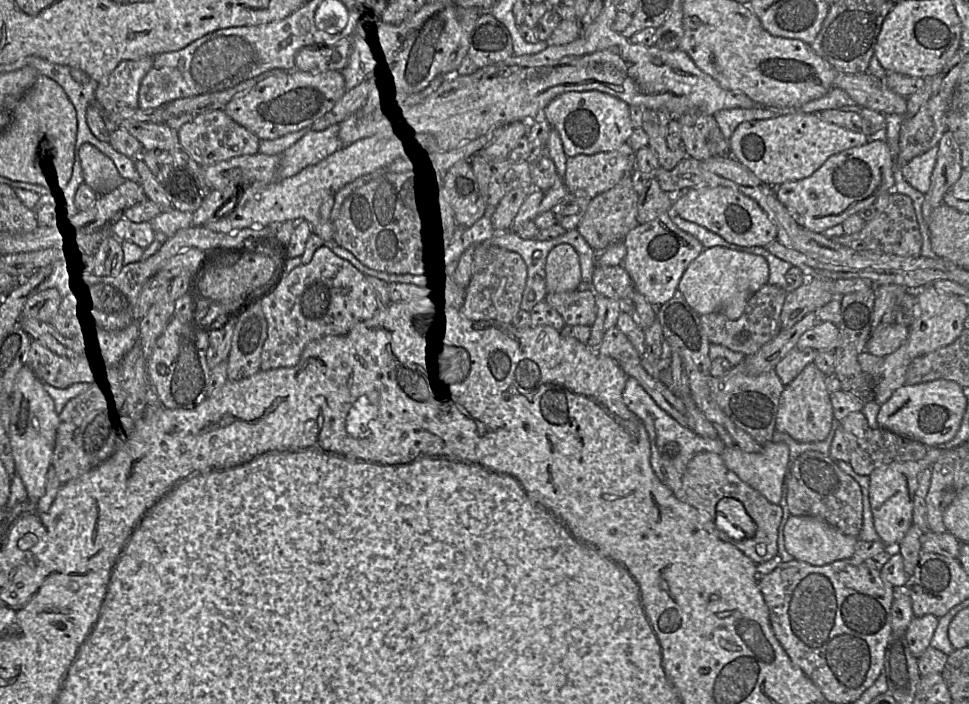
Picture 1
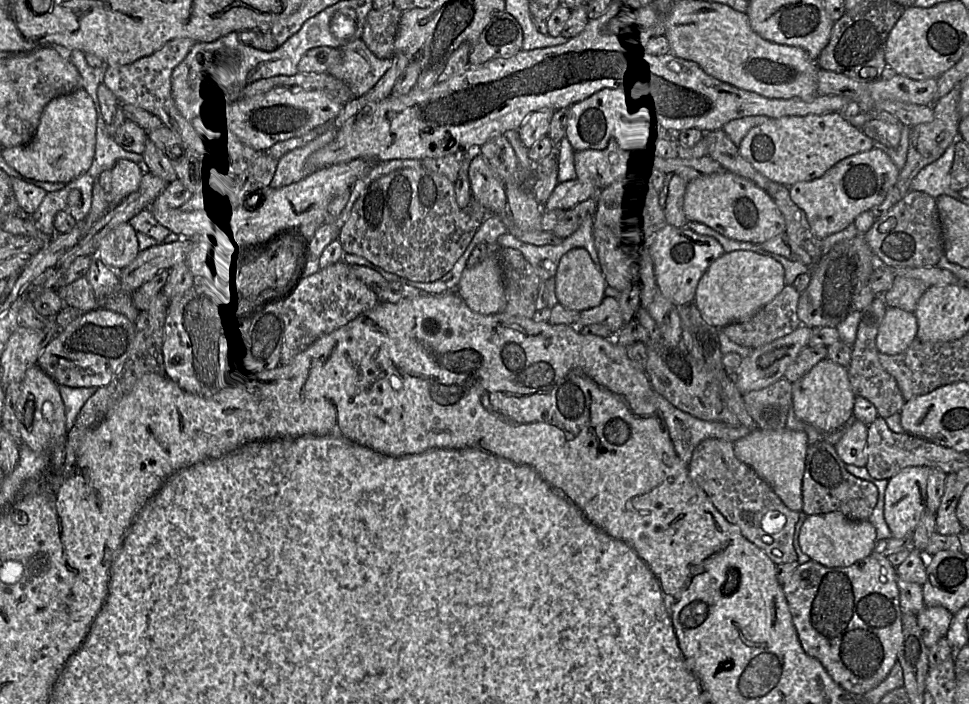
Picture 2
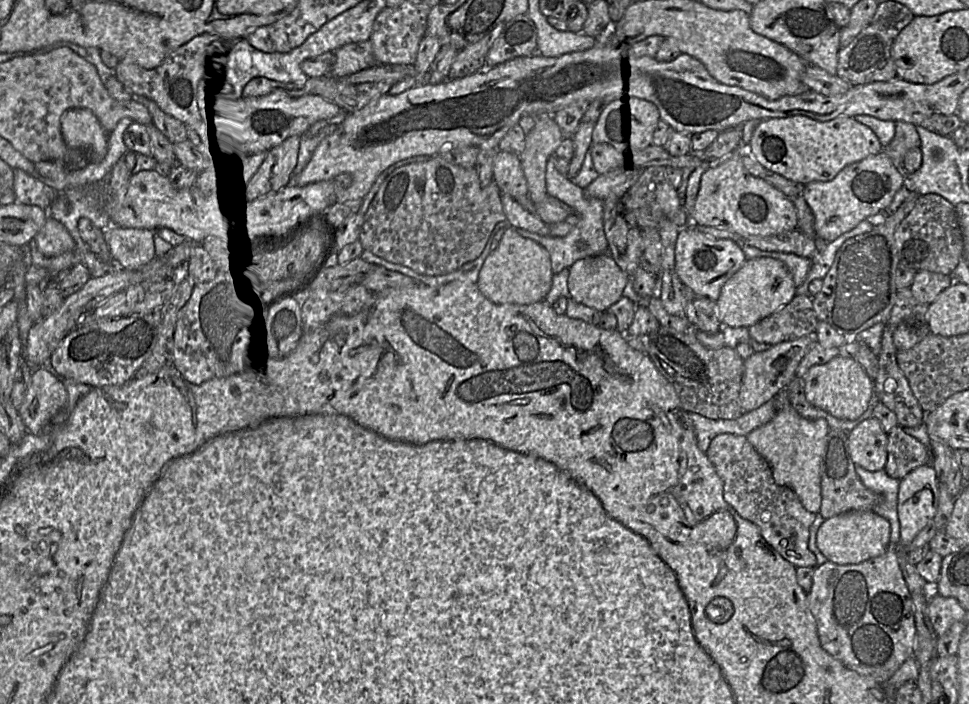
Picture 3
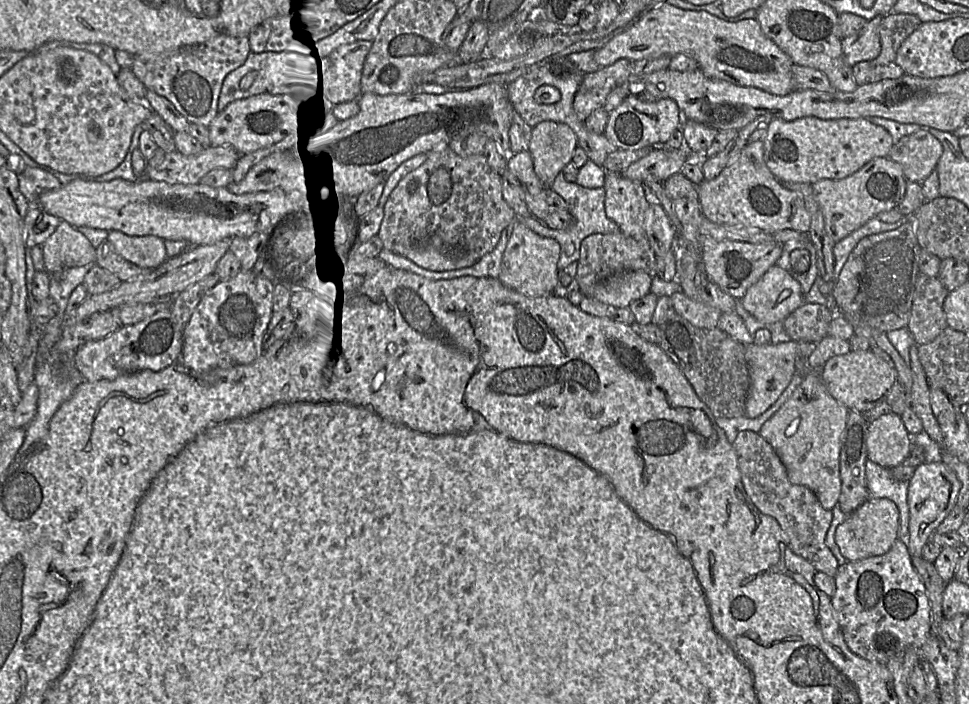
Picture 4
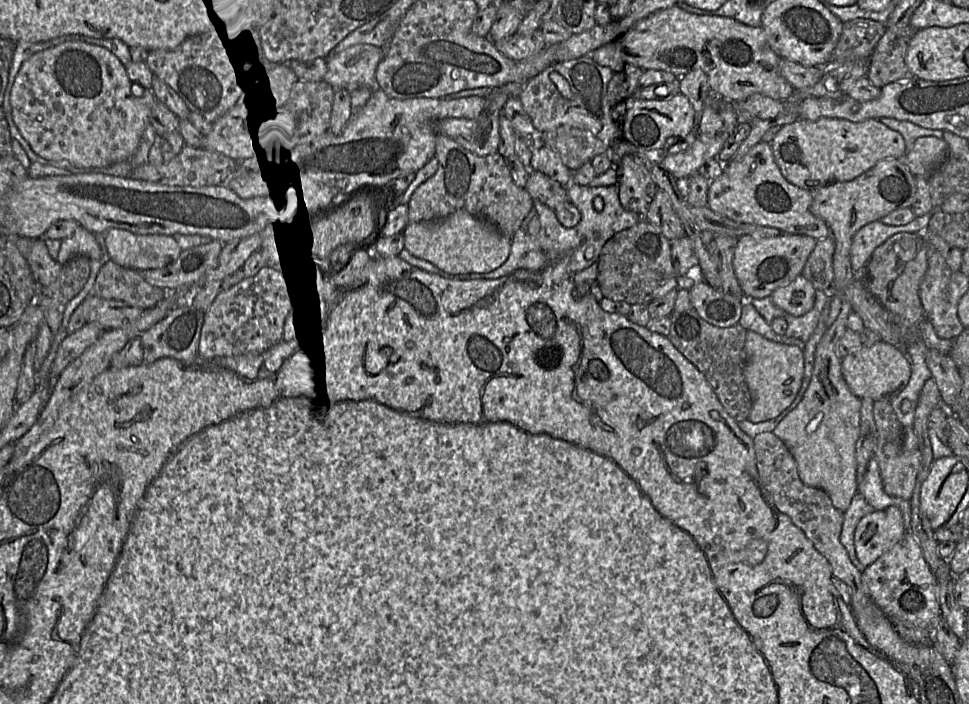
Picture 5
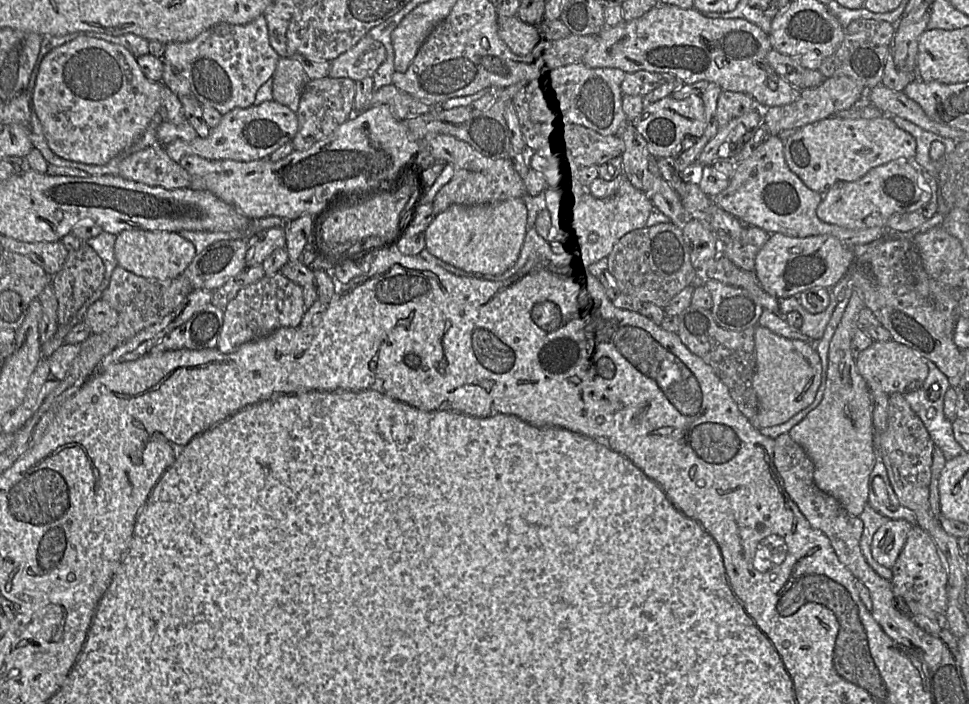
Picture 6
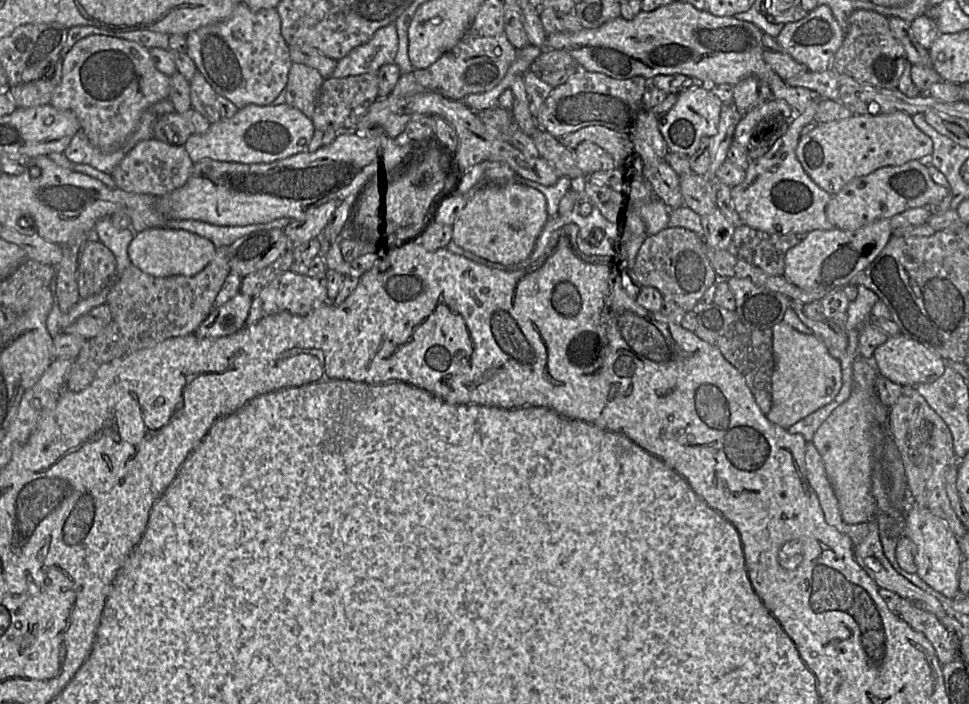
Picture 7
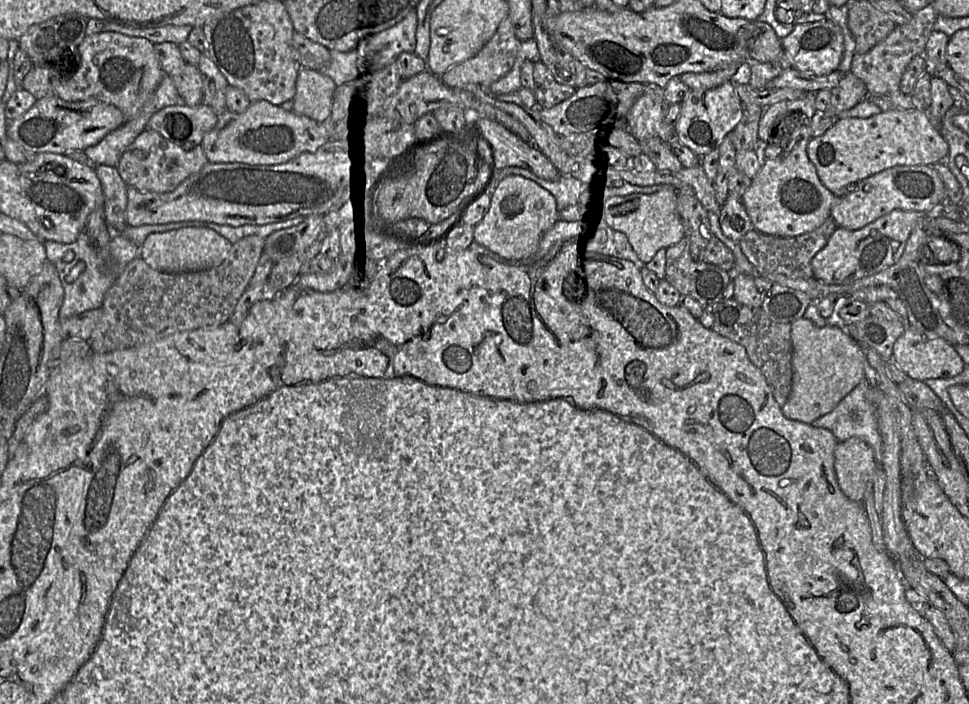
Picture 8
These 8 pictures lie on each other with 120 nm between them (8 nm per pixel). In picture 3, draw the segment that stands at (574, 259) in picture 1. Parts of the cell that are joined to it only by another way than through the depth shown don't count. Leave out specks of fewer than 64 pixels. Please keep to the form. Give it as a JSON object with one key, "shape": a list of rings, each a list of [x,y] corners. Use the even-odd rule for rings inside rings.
{"shape":[[[608,254],[579,259],[568,270],[568,297],[598,311],[607,311],[618,302],[624,296],[626,286],[631,282],[631,276]]]}

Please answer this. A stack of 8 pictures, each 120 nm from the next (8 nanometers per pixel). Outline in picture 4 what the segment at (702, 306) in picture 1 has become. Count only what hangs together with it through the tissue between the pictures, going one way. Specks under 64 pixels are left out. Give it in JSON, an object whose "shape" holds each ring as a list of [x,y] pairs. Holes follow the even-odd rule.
{"shape":[[[777,265],[753,284],[738,300],[758,321],[772,324],[783,321],[804,302],[800,283]]]}

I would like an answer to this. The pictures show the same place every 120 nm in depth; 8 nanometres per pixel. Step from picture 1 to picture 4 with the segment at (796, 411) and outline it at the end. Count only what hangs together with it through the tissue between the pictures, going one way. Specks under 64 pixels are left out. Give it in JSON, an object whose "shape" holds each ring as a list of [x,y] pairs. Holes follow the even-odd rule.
{"shape":[[[851,351],[828,360],[819,368],[820,376],[829,394],[850,411],[865,413],[885,400],[897,382],[897,371],[892,364],[872,351]]]}

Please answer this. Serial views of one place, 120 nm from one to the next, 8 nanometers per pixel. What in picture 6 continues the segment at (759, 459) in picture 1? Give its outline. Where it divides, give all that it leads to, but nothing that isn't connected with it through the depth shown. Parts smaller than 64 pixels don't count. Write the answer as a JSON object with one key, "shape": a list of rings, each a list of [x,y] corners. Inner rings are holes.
{"shape":[[[850,283],[846,287],[847,305],[842,317],[829,341],[825,371],[825,388],[821,402],[807,416],[796,424],[788,433],[789,437],[800,445],[814,465],[813,479],[823,492],[833,496],[845,511],[858,517],[868,505],[871,472],[875,465],[875,449],[873,446],[872,398],[870,389],[857,370],[855,358],[852,356],[850,344],[856,330],[861,329],[857,319],[859,312],[865,308],[860,290]]]}

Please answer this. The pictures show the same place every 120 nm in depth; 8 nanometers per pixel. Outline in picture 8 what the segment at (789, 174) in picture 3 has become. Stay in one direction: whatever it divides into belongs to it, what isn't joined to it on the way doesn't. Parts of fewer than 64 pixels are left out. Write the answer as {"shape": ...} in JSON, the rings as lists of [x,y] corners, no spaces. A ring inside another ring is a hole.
{"shape":[[[923,110],[882,111],[868,118],[837,118],[821,136],[807,145],[807,155],[823,185],[838,198],[860,181],[895,166],[940,163],[949,146],[931,117]]]}

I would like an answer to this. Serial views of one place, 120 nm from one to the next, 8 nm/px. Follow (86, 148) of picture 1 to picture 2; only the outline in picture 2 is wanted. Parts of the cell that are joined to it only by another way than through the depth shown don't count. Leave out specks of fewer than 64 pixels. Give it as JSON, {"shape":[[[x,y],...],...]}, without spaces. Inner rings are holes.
{"shape":[[[119,160],[111,169],[102,171],[98,178],[106,193],[110,206],[117,205],[125,197],[139,189],[143,171],[137,163]]]}

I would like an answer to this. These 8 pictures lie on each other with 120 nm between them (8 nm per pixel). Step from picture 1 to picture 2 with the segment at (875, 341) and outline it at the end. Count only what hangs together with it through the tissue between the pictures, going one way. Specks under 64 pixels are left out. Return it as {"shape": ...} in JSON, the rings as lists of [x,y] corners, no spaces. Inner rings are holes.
{"shape":[[[887,308],[876,336],[880,354],[897,355],[916,340],[918,323],[913,312]]]}

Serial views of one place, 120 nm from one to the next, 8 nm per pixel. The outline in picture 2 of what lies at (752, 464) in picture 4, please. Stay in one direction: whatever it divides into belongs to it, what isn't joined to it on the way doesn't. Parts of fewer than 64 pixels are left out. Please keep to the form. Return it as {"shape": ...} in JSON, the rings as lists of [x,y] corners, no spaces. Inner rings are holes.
{"shape":[[[715,438],[702,441],[692,454],[688,470],[690,478],[703,489],[726,520],[738,526],[743,536],[763,550],[776,565],[797,561],[798,556],[794,547],[795,531],[804,513],[790,510],[765,480],[750,466],[741,462],[734,454],[734,443]]]}

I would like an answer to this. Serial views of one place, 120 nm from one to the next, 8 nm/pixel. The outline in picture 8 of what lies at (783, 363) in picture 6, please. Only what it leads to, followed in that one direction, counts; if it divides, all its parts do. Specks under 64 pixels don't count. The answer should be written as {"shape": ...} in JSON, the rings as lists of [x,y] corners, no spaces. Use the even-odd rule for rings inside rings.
{"shape":[[[808,319],[791,323],[792,387],[786,403],[781,407],[790,420],[811,424],[831,412],[837,404],[869,374],[864,351],[842,328],[830,325],[817,327]]]}

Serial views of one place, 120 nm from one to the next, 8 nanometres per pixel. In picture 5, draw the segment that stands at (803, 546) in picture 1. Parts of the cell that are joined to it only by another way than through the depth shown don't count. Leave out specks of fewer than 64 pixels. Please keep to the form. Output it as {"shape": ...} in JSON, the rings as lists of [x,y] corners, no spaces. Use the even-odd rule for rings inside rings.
{"shape":[[[896,506],[874,510],[864,516],[854,531],[854,547],[861,564],[869,566],[906,534],[901,511]]]}

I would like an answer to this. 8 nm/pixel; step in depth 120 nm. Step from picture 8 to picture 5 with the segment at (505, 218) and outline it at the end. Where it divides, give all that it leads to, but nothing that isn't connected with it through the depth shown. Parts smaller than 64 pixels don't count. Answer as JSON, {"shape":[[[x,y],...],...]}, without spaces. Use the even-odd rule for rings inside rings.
{"shape":[[[466,211],[432,221],[408,223],[402,235],[405,250],[450,274],[491,272],[507,260],[511,250],[511,237]]]}

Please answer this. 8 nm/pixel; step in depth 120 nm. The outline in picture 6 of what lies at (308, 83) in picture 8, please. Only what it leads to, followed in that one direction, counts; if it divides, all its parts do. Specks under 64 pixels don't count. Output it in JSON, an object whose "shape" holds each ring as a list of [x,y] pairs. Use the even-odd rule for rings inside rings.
{"shape":[[[280,58],[271,80],[273,101],[296,112],[309,81],[301,64],[292,58]]]}

